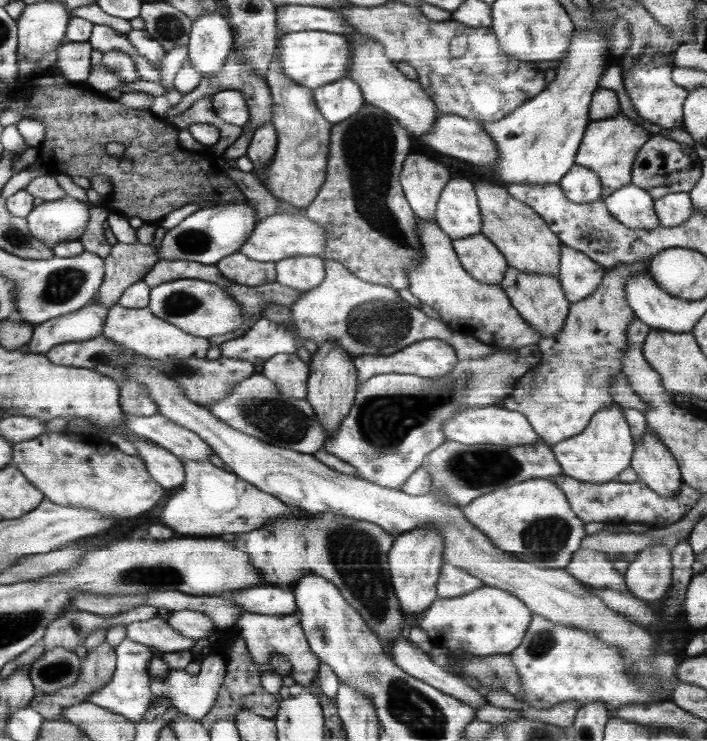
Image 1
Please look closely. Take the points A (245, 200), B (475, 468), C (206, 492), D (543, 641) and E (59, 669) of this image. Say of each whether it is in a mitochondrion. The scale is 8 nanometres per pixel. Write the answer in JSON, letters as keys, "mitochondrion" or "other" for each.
{"A":"other","B":"mitochondrion","C":"other","D":"mitochondrion","E":"mitochondrion"}

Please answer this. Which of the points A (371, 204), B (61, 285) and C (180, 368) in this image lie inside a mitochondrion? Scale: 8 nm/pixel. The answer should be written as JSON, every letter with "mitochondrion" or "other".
{"A":"mitochondrion","B":"mitochondrion","C":"mitochondrion"}

